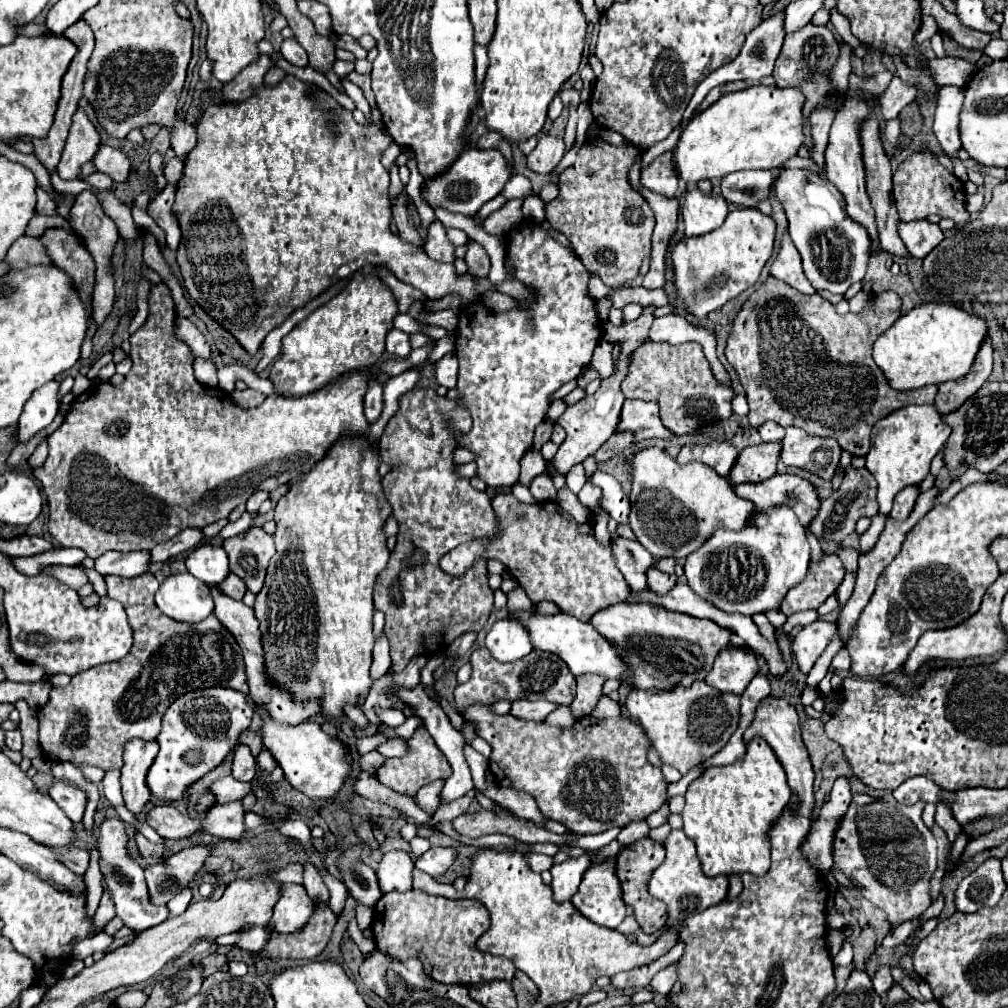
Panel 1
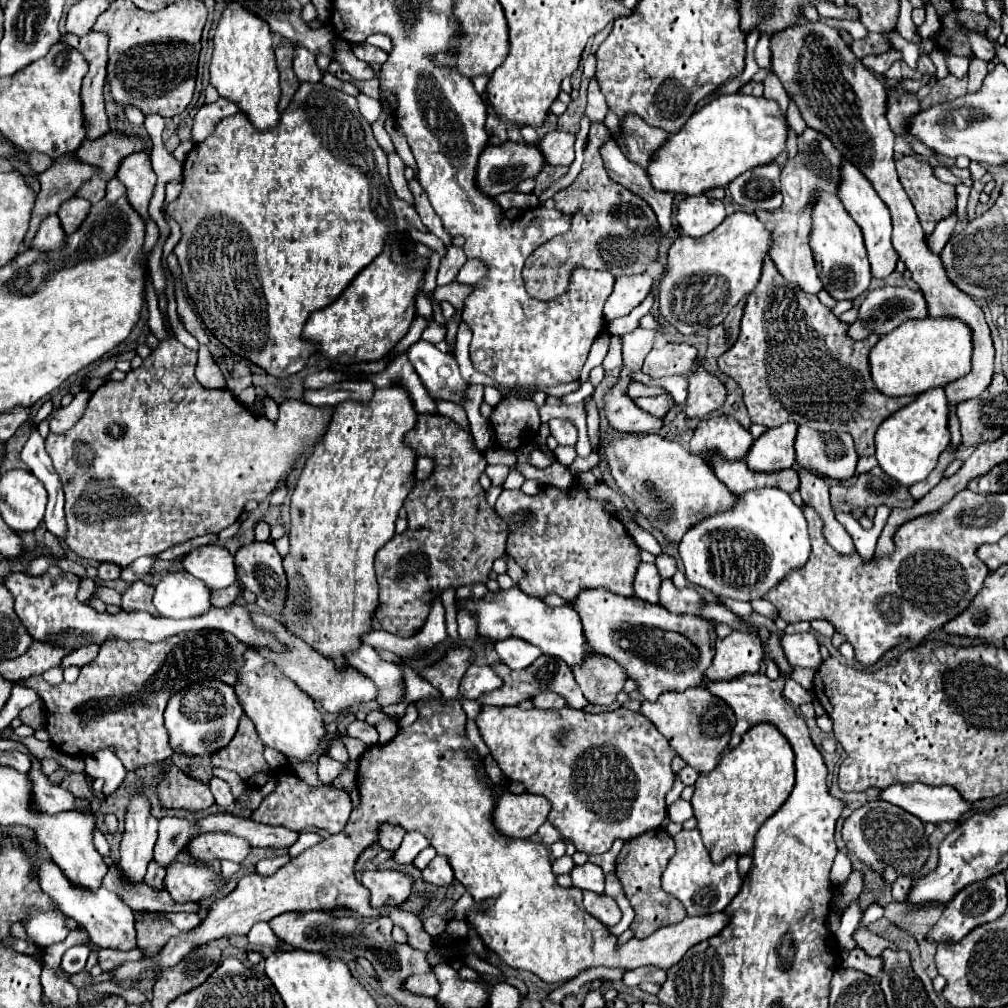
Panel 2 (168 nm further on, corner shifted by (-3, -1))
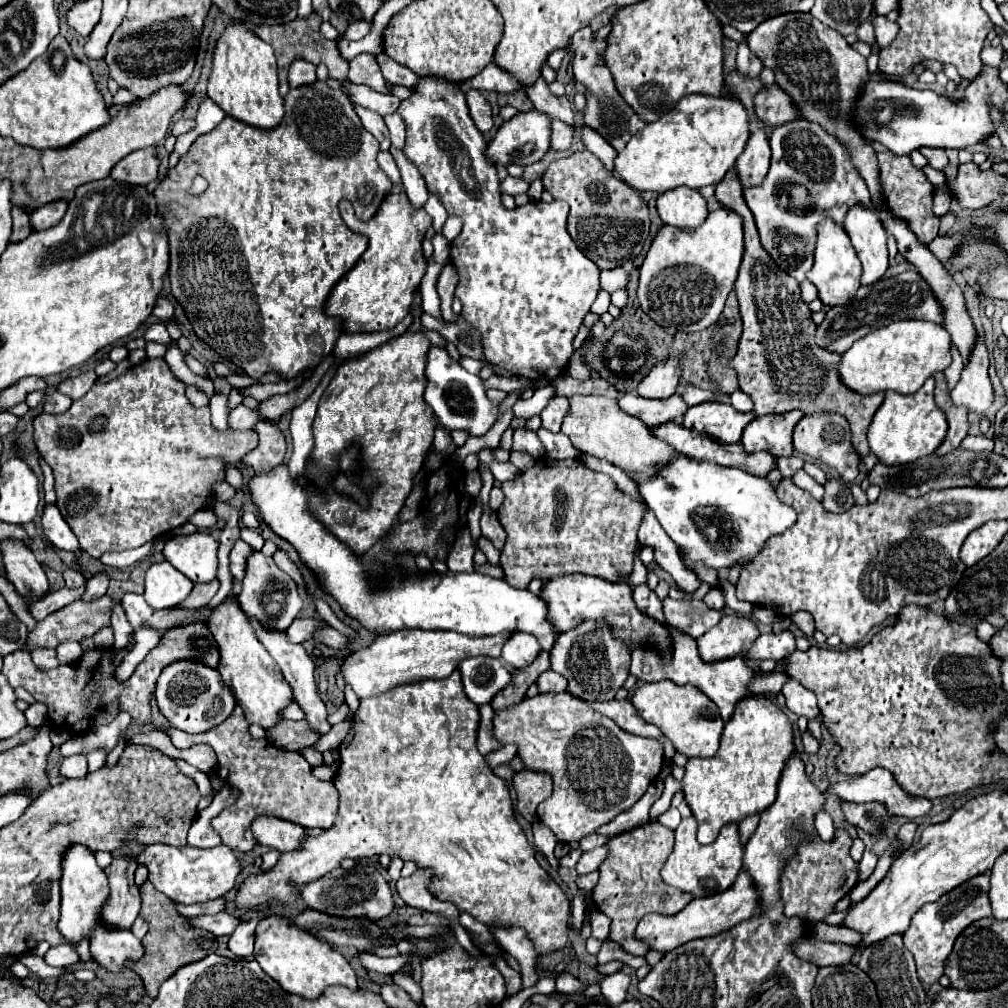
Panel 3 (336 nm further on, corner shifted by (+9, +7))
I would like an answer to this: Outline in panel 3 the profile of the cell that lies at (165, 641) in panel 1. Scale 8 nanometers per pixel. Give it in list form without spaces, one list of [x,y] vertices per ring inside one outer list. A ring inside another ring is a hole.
[[[195,623],[195,625],[187,625],[187,627],[175,627],[169,629],[159,645],[155,649],[151,649],[147,653],[147,657],[137,665],[135,673],[127,679],[127,681],[117,681],[115,679],[115,669],[121,665],[123,657],[131,651],[131,647],[135,645],[133,635],[129,635],[131,643],[129,647],[115,651],[115,649],[97,649],[93,663],[89,669],[85,669],[85,657],[81,657],[77,663],[71,665],[59,665],[57,669],[51,671],[39,671],[35,669],[33,661],[31,661],[31,653],[27,651],[15,651],[7,657],[3,657],[3,669],[1,673],[9,679],[11,687],[23,687],[27,689],[37,703],[45,703],[47,707],[47,717],[51,721],[51,727],[55,731],[69,731],[69,733],[85,733],[89,729],[89,725],[93,725],[93,721],[107,711],[107,707],[115,701],[119,701],[119,711],[127,711],[135,723],[151,723],[151,697],[155,691],[155,681],[159,677],[159,673],[175,663],[175,661],[183,661],[183,659],[191,659],[191,661],[201,661],[207,667],[217,667],[219,663],[219,649],[211,639],[211,631],[207,625],[203,623]],[[93,693],[99,693],[101,697],[101,707],[93,707],[89,703],[89,697]]]

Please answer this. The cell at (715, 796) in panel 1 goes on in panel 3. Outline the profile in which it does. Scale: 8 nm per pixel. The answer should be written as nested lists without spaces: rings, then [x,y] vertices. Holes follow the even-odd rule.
[[[751,695],[747,699],[741,699],[741,703],[737,703],[737,707],[735,707],[731,721],[723,729],[721,745],[719,745],[719,751],[715,753],[715,757],[711,757],[711,759],[693,757],[685,765],[685,777],[681,783],[683,783],[685,801],[691,807],[693,817],[697,819],[697,825],[699,825],[697,841],[701,845],[709,845],[717,839],[719,831],[725,825],[741,823],[745,817],[767,809],[777,797],[777,783],[779,783],[785,759],[787,759],[787,755],[793,753],[793,749],[795,749],[795,745],[793,745],[791,723],[787,721],[787,717],[783,715],[783,711],[779,707],[775,707],[769,699],[765,699],[765,695]]]

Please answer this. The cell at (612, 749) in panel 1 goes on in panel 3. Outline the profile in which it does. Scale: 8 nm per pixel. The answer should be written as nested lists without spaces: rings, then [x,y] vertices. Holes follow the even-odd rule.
[[[541,693],[531,699],[523,699],[515,707],[495,711],[493,737],[501,745],[513,743],[517,757],[525,763],[525,769],[547,773],[553,779],[553,795],[537,807],[537,817],[545,823],[561,843],[581,841],[597,831],[597,827],[613,821],[619,813],[631,809],[657,779],[663,765],[663,745],[651,737],[631,735],[617,727],[609,717],[593,711],[585,701],[565,693]]]

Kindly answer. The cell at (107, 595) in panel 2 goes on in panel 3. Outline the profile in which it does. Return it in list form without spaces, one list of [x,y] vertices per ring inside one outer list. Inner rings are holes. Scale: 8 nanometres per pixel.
[[[113,599],[113,607],[111,607],[111,629],[115,631],[113,649],[125,649],[129,645],[129,633],[133,633],[133,629],[117,599]]]

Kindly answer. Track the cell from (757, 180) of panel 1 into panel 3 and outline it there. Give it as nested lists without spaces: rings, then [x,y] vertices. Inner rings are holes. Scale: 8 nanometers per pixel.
[[[753,131],[751,139],[745,147],[745,153],[737,159],[735,163],[735,173],[743,189],[747,187],[757,187],[763,183],[767,175],[767,163],[771,159],[771,149],[767,145],[767,137],[763,131]]]

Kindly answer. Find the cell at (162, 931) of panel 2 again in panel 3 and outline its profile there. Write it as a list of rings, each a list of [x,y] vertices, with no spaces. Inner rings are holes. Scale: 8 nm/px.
[[[145,881],[139,887],[139,893],[141,893],[139,917],[143,917],[149,923],[149,931],[143,937],[143,949],[145,949],[143,957],[137,961],[127,961],[127,967],[133,969],[143,979],[143,985],[147,987],[147,995],[151,999],[155,999],[157,989],[165,979],[169,979],[179,967],[183,967],[187,963],[195,963],[195,961],[205,959],[207,955],[215,953],[217,941],[215,941],[215,935],[191,927],[187,923],[187,919],[175,911],[175,903],[171,899],[167,899],[167,895],[155,891],[155,887],[151,887],[149,881]]]

